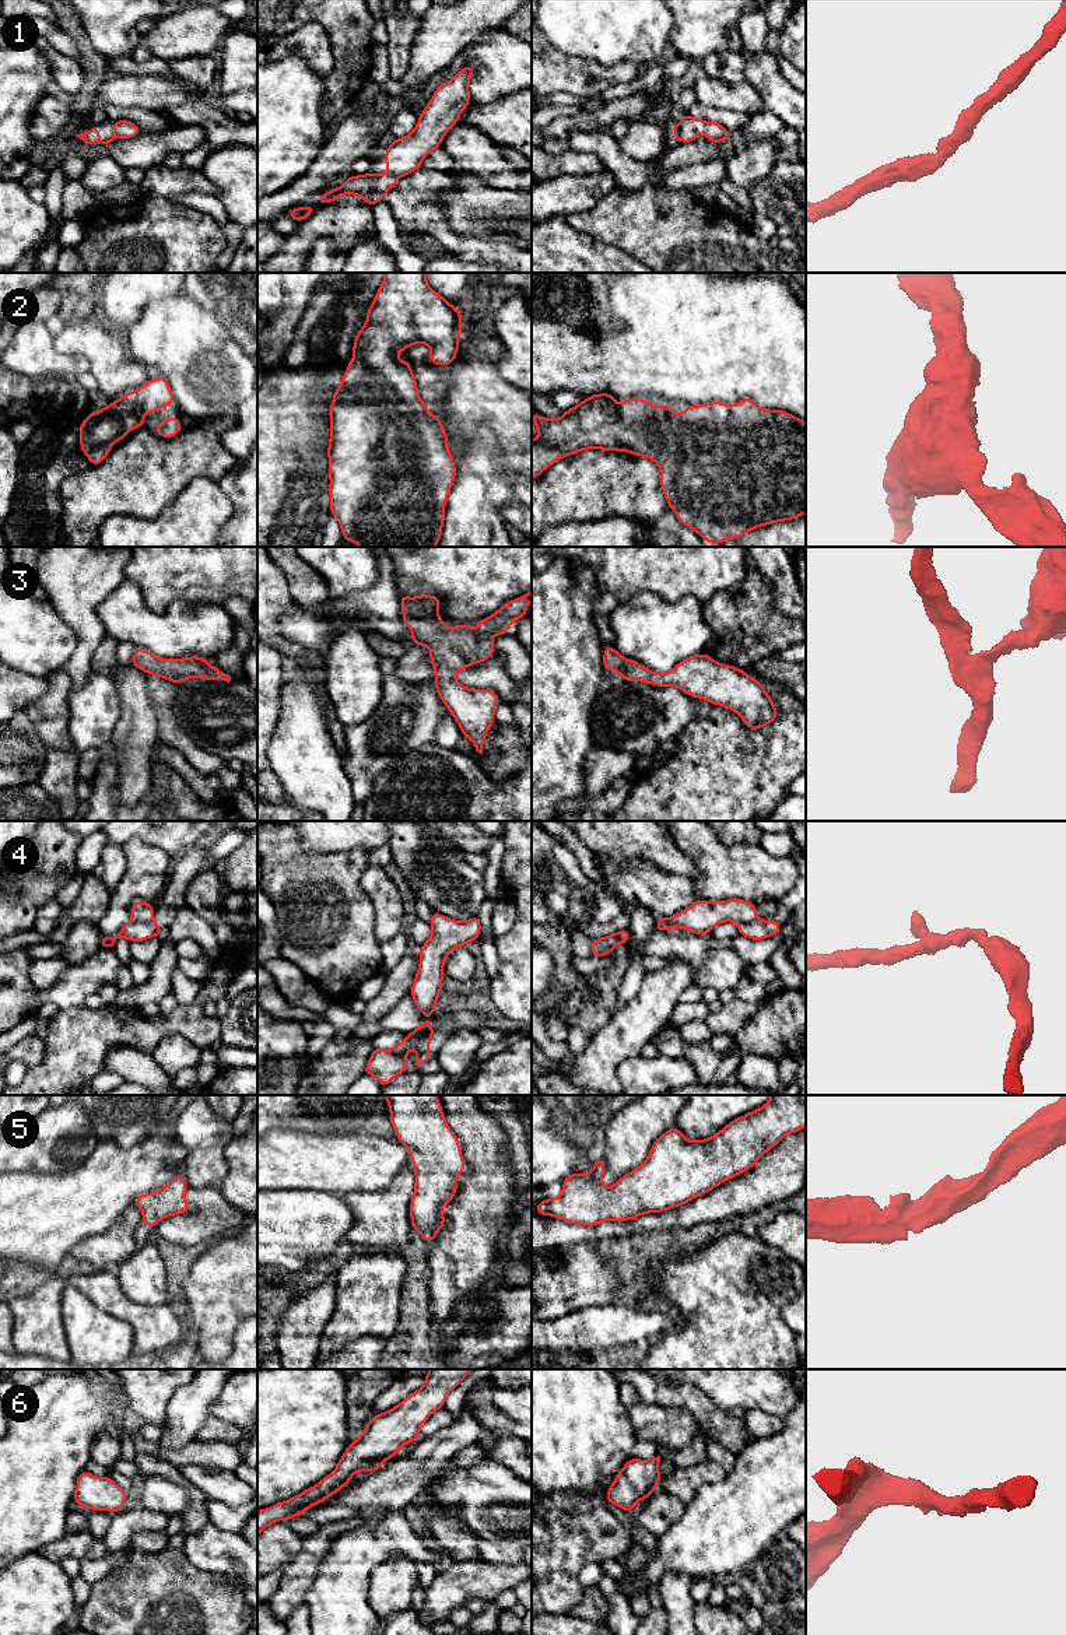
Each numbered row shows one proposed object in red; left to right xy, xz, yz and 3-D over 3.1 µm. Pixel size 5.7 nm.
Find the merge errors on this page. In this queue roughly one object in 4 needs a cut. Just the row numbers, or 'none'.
4

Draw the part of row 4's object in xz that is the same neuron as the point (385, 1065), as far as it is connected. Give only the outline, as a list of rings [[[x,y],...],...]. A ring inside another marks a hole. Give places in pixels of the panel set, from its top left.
[[[431,1029],[421,1039],[406,1035],[406,1038],[392,1049],[375,1048],[364,1074],[374,1076],[379,1081],[381,1087],[385,1088],[393,1078],[408,1069],[406,1056],[411,1048],[417,1050],[414,1070],[418,1071],[429,1059],[429,1041],[434,1034],[435,1029]]]

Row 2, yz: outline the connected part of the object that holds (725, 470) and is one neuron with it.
[[[611,393],[592,394],[564,411],[557,420],[533,414],[539,436],[532,441],[532,480],[565,456],[581,450],[602,449],[630,452],[653,460],[660,469],[660,487],[678,522],[708,544],[739,538],[753,529],[797,519],[806,513],[806,422],[783,410],[761,408],[753,399],[736,406],[719,400],[684,407],[678,415],[670,404],[660,408],[645,399],[625,399],[617,407]]]

